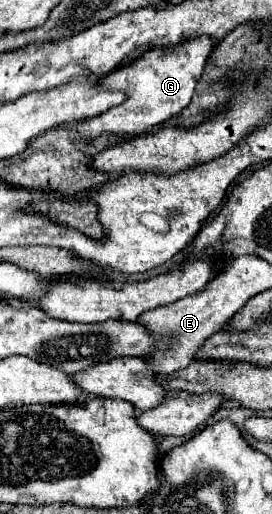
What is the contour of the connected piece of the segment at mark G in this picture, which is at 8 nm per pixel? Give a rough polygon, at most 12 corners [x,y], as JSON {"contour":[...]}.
{"contour":[[217,43],[155,47],[99,79],[127,99],[75,123],[85,137],[141,133],[191,101]]}

